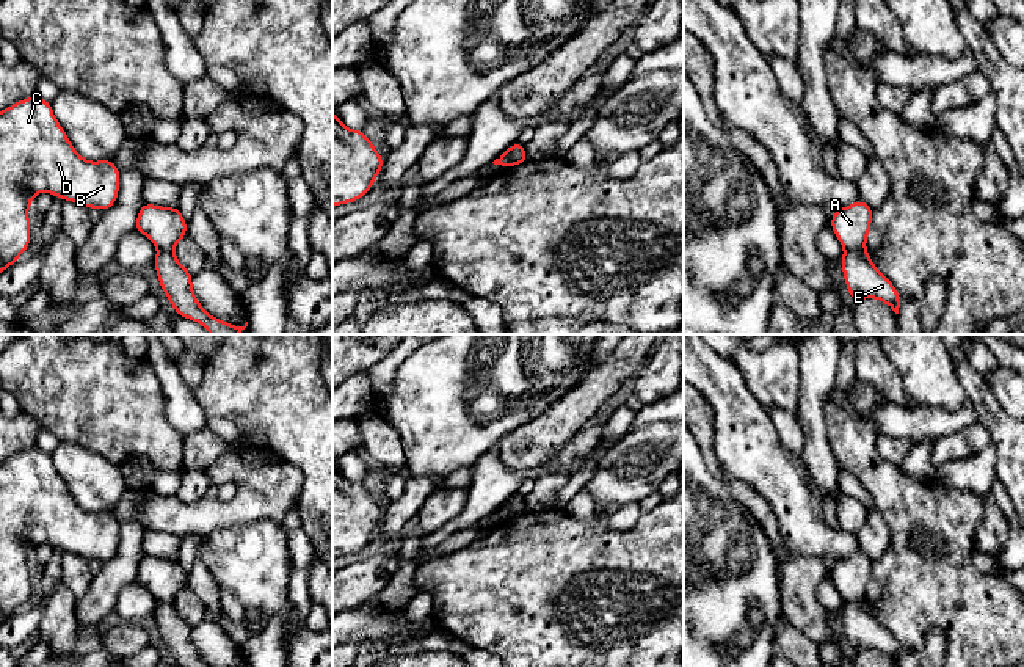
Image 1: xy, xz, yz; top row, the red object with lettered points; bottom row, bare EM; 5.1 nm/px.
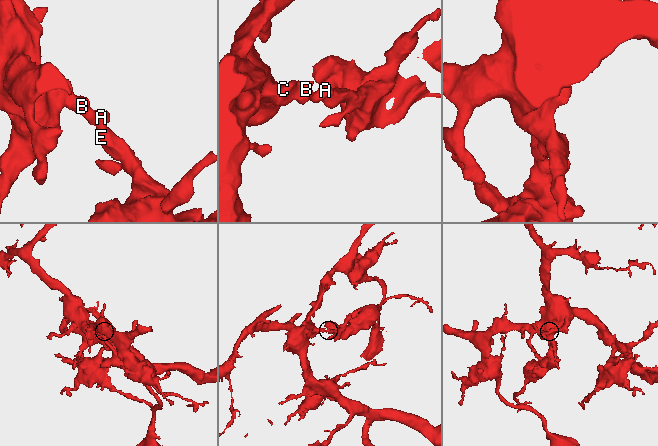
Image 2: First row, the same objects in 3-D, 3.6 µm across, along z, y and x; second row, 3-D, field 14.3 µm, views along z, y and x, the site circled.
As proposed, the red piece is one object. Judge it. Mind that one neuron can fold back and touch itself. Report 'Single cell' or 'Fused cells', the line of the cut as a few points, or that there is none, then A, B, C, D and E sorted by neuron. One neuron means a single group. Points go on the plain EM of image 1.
Fused cells. Split along yz (864, 600), (846, 603). Groups: A B C D / E

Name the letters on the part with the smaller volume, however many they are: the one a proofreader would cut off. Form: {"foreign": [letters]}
{"foreign": ["E"]}

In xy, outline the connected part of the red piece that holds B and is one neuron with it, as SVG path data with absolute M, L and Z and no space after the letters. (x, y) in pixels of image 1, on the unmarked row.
M33 447L17 452L5 463L0 463L0 625L17 614L31 593L28 559L38 545L49 543L64 552L105 563L118 551L119 527L121 523L113 512L89 513L75 502L56 472L50 454Z

